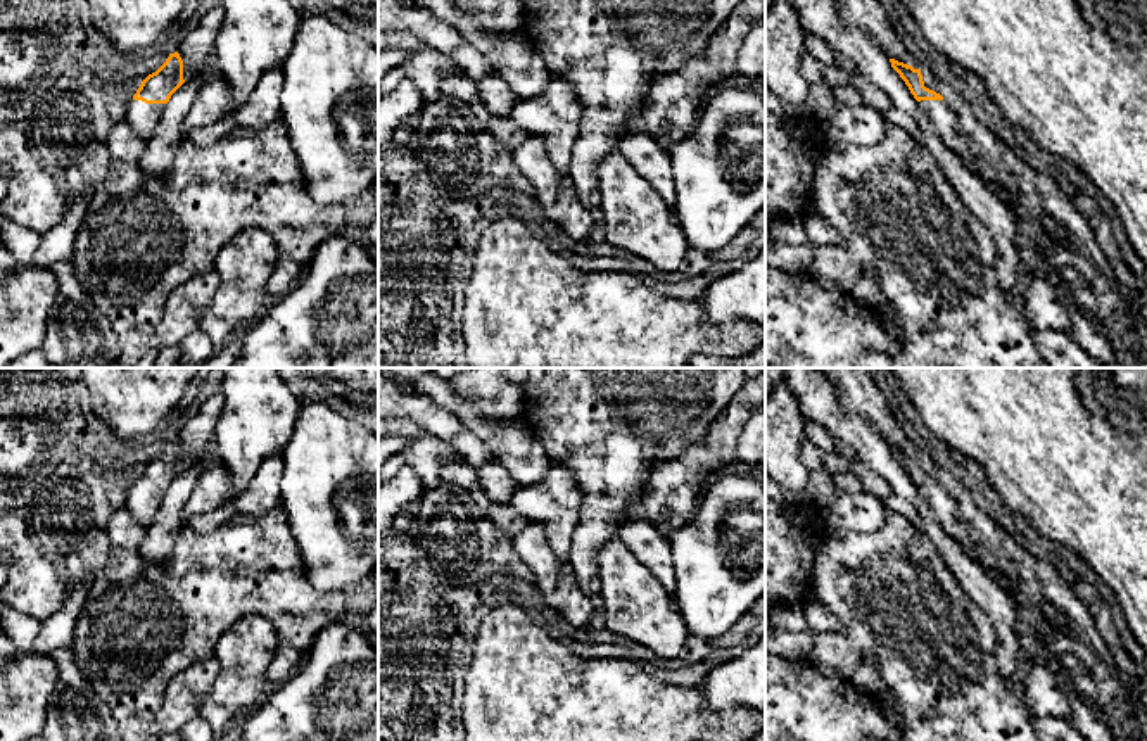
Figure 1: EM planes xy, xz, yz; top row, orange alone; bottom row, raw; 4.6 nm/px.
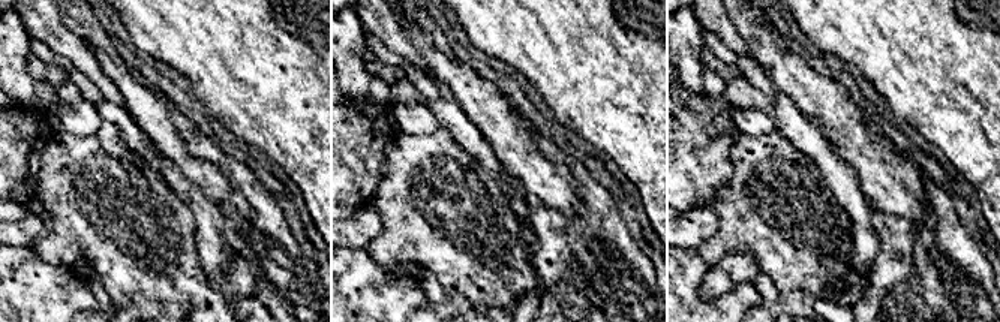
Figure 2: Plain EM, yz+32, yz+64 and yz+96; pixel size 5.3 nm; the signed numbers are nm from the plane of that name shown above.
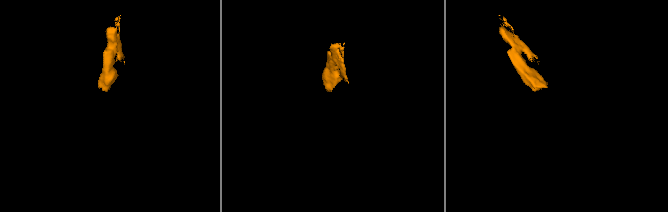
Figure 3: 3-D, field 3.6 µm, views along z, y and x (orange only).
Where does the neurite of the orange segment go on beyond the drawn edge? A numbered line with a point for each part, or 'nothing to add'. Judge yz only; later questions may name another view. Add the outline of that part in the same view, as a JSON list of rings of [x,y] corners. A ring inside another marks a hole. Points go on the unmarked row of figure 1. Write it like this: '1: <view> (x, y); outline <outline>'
1: yz (944, 506); outline [[[921,487],[919,494],[943,530],[973,558],[974,542],[967,525],[957,516],[957,501],[943,487]]]

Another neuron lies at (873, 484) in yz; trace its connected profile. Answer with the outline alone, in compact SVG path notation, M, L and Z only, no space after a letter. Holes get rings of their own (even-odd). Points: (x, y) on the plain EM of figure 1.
M860 458L850 461L850 472L862 484L862 491L871 494L872 497L884 503L893 494L888 482L876 472L872 472Z

